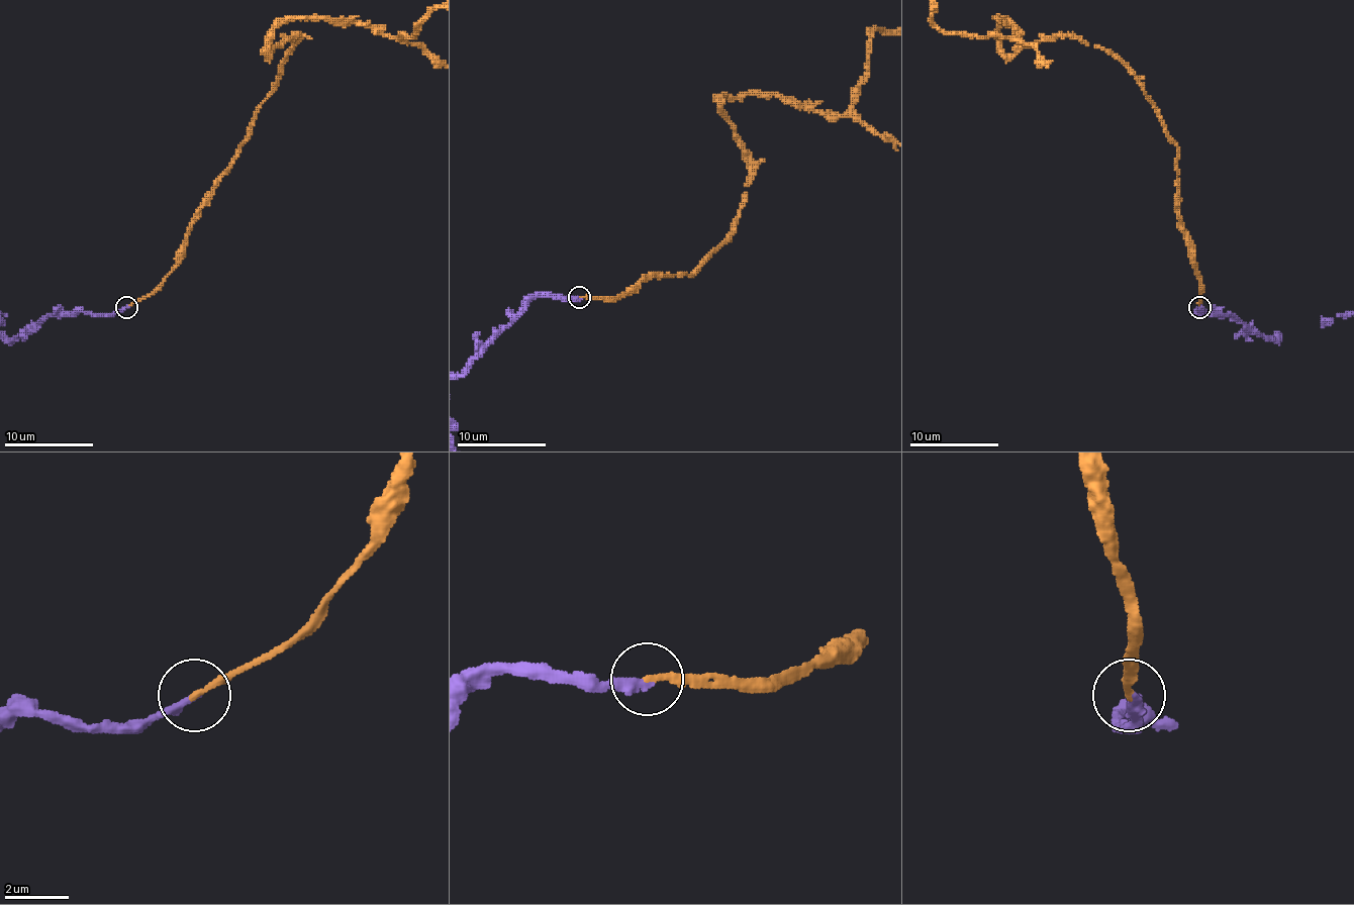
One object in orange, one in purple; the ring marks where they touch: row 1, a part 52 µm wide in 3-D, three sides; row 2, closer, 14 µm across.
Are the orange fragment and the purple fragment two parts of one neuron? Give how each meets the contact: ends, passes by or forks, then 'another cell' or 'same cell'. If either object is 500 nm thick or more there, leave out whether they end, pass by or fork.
orange ends | purple ends | same cell

